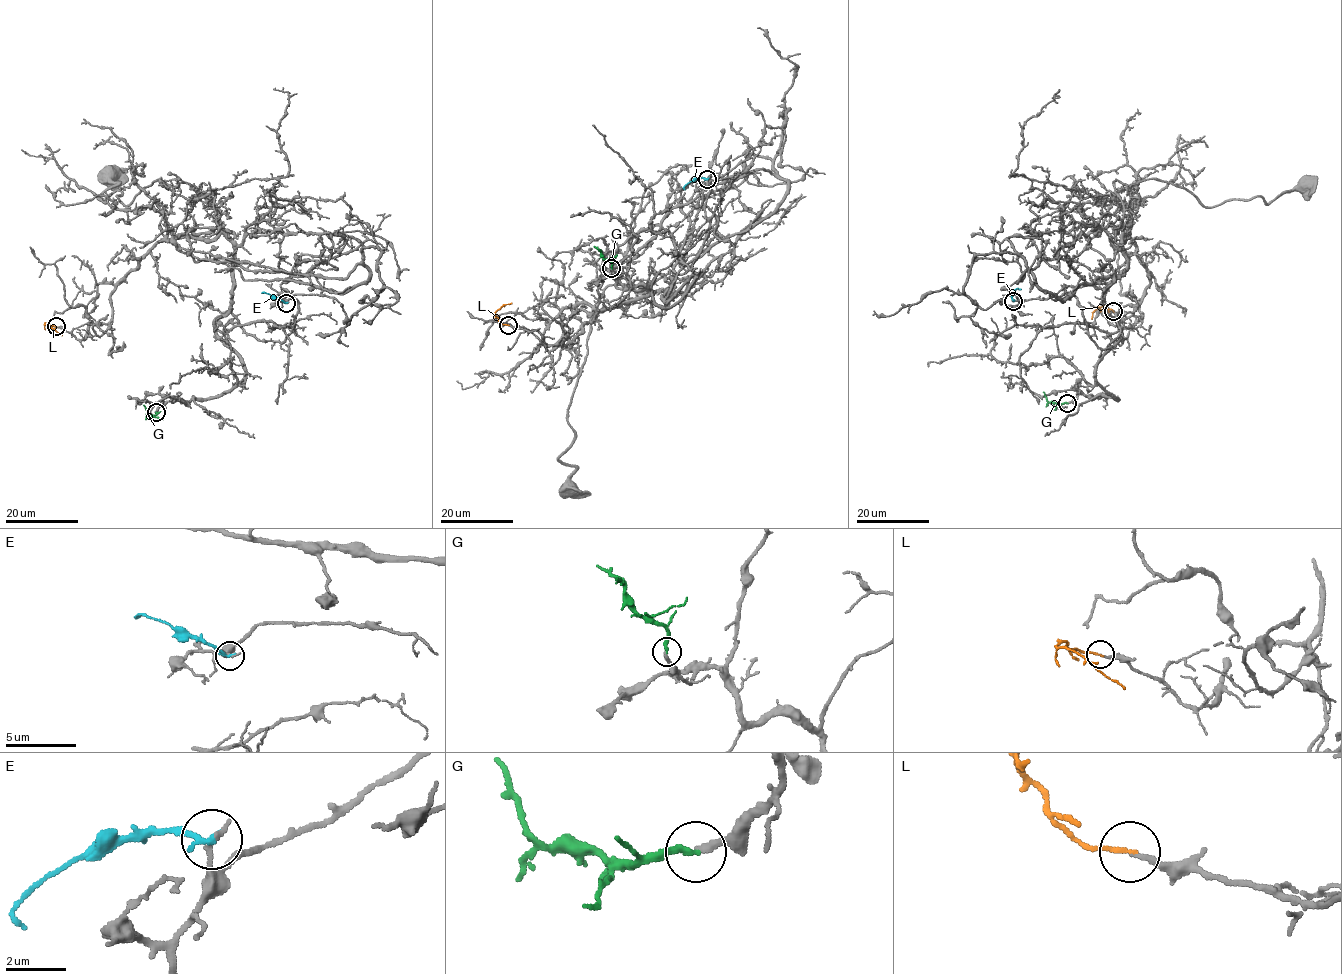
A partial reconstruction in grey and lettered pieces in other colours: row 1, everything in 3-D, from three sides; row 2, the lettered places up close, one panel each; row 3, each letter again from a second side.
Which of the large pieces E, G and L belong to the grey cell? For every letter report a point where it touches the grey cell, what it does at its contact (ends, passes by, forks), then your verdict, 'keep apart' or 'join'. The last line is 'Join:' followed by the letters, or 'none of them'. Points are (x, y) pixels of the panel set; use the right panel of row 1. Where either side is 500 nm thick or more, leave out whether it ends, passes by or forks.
E: (1013, 301) | it ends | keep apart
G: (1067, 403) | it ends | keep apart
L: (1113, 311) | it ends | join
Join: L

